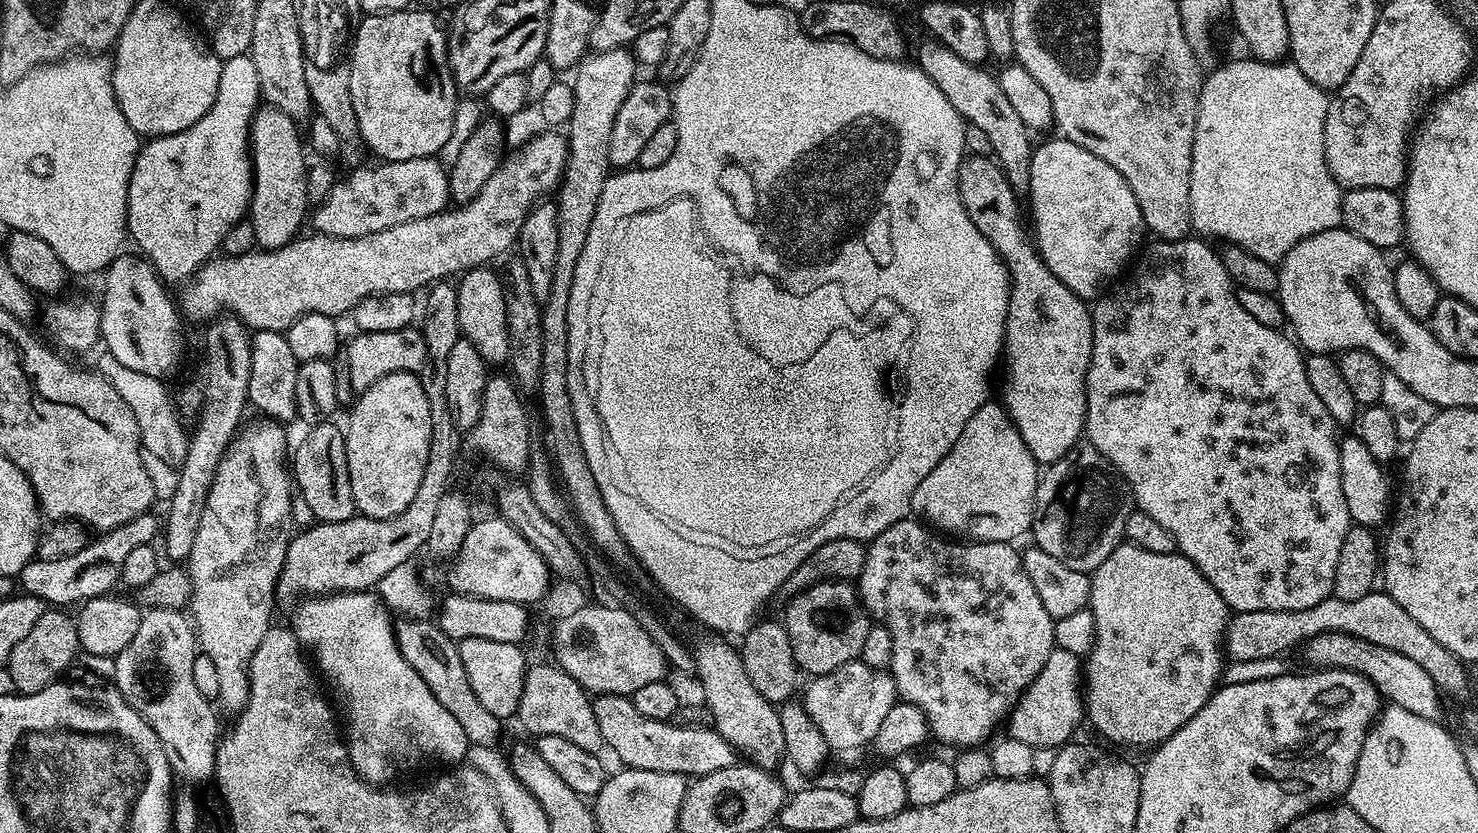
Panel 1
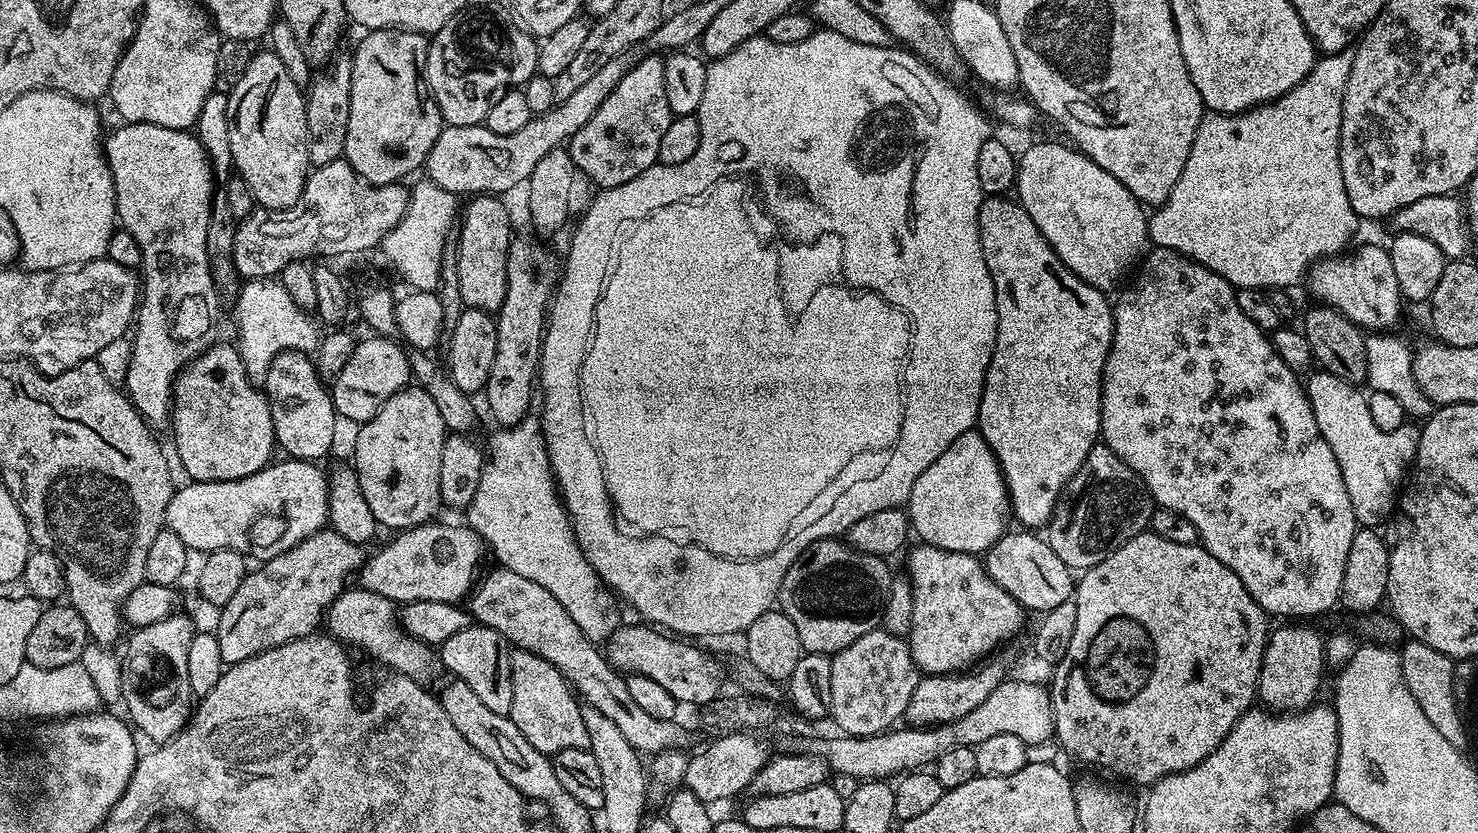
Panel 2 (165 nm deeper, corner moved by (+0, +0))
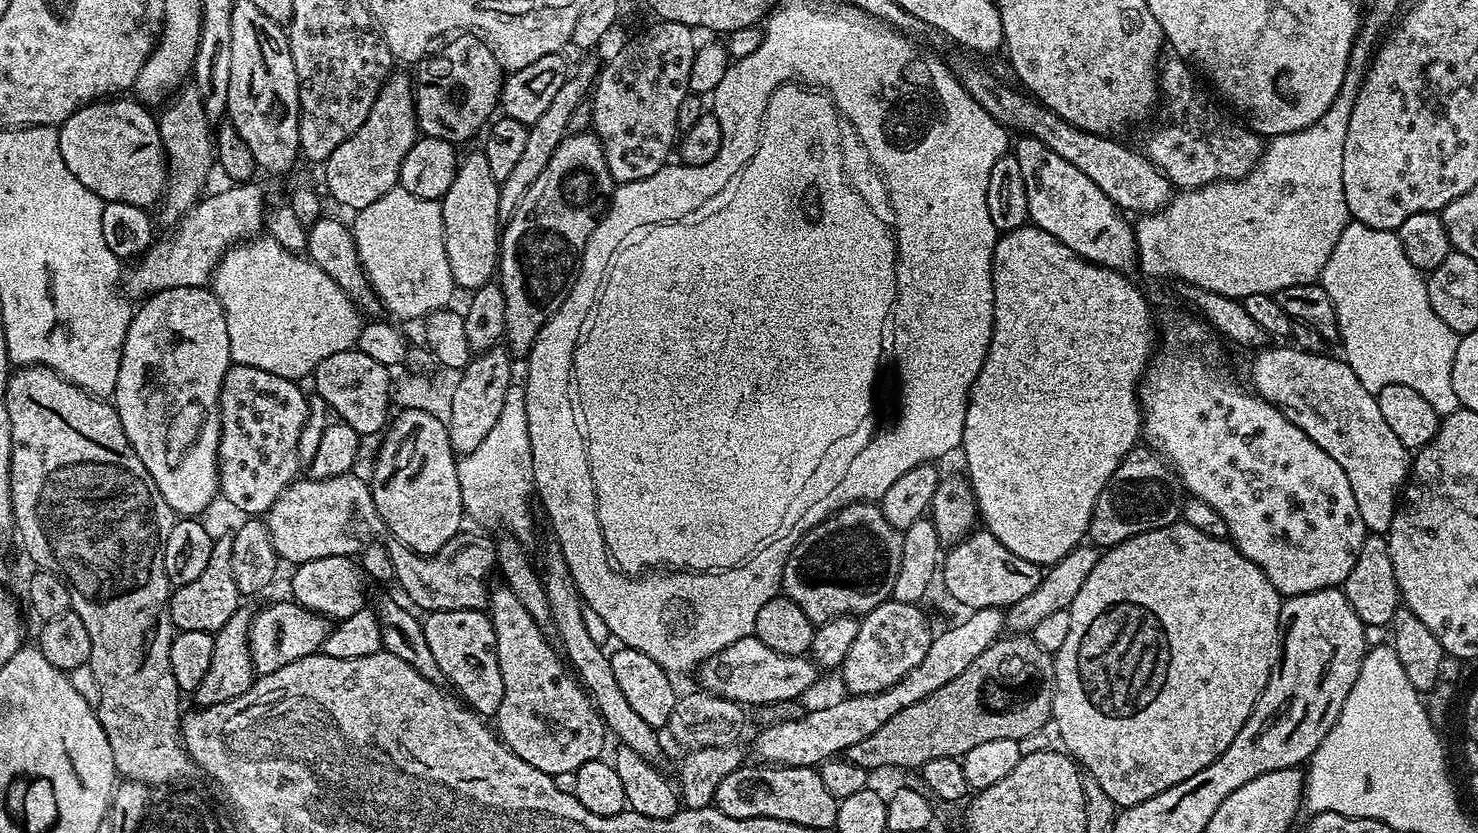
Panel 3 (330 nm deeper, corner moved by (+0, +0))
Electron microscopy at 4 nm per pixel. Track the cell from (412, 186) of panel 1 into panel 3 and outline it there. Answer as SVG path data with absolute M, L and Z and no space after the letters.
M255 183L228 186L225 192L205 195L196 201L172 233L168 248L160 242L139 257L127 269L122 280L122 288L127 295L147 298L156 292L165 292L167 288L202 288L211 281L216 265L224 258L224 253L233 244L259 237L262 232L262 217L266 204L260 201L260 192Z

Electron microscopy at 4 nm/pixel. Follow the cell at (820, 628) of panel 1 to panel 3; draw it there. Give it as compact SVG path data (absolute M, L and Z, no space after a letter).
M861 502L839 508L833 516L803 533L792 547L784 567L783 595L789 596L794 606L800 607L802 614L810 618L813 626L825 624L839 616L863 618L866 613L891 597L894 578L898 578L898 566L902 566L903 537L901 529L886 522L879 503Z

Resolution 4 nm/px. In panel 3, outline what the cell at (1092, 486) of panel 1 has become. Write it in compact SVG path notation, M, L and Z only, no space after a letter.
M1144 446L1127 452L1124 461L1114 470L1112 481L1098 494L1090 518L1087 539L1101 550L1113 548L1143 532L1177 523L1186 499L1180 477L1157 453Z

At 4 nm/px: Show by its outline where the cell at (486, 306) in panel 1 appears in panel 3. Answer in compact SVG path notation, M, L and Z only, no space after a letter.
M483 150L468 152L459 157L454 174L454 182L450 182L450 190L440 199L442 210L442 230L444 231L444 245L446 246L446 262L450 262L450 274L453 285L457 289L468 288L475 290L489 283L497 275L498 257L500 254L500 233L502 221L498 212L499 183L490 174L490 166L486 162Z

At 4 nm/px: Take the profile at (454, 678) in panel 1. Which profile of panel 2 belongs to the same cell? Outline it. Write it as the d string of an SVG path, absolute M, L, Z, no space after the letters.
M349 587L330 605L326 617L326 632L345 645L357 644L358 647L365 648L378 663L386 664L387 669L396 671L419 684L431 685L431 680L442 672L437 649L409 636L398 615L396 603L390 598L382 598L382 594L374 594L365 588Z

